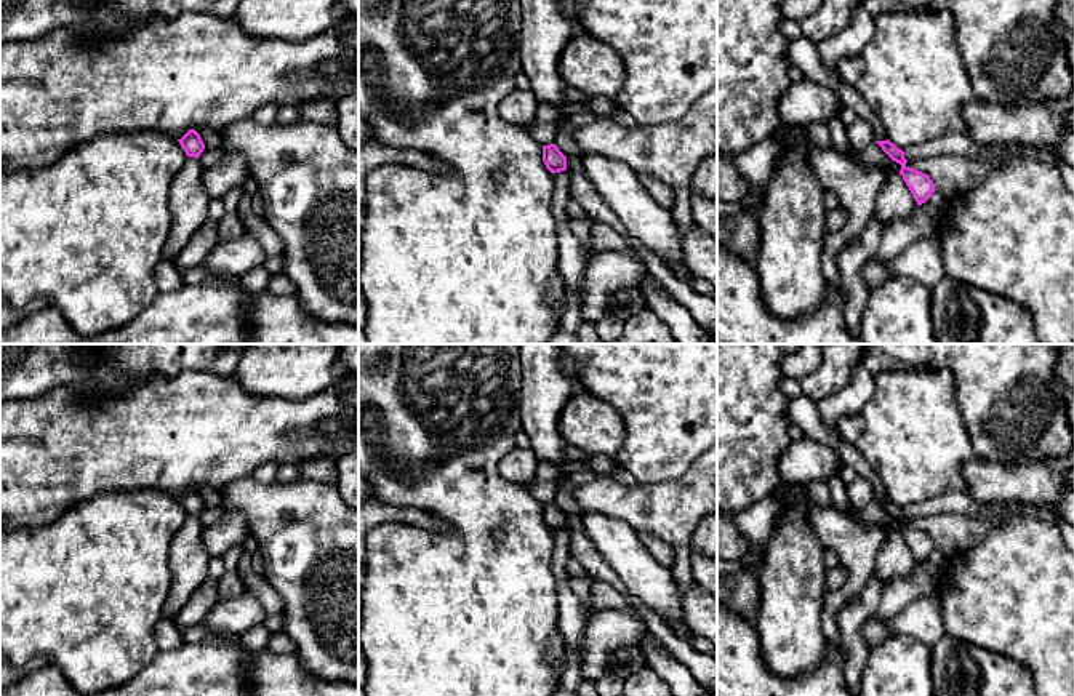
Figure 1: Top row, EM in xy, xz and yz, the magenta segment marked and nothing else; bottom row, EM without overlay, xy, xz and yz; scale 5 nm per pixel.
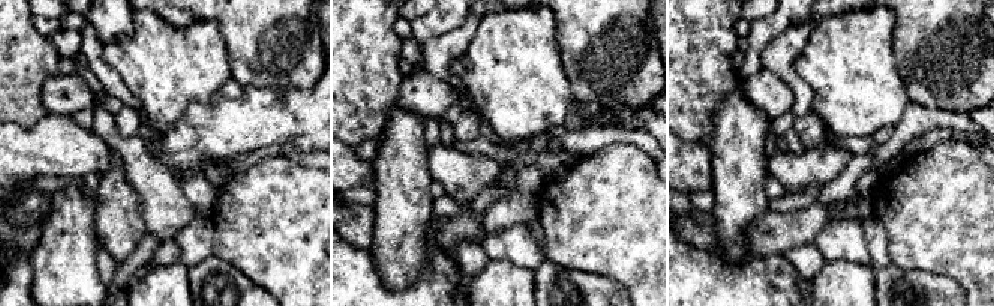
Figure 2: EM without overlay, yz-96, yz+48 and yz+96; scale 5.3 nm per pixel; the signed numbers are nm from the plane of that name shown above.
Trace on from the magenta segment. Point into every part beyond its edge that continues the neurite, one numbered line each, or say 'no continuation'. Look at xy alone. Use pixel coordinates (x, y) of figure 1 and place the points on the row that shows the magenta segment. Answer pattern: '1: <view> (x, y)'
no continuation

